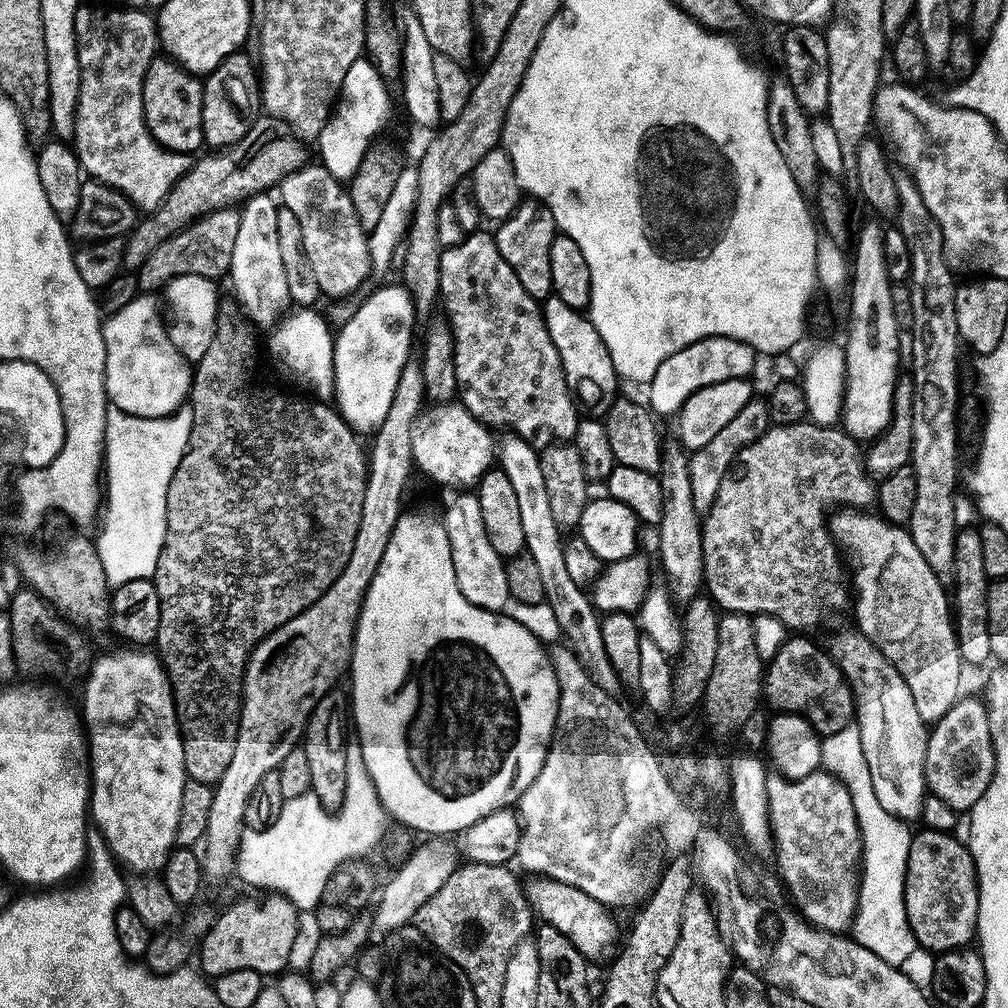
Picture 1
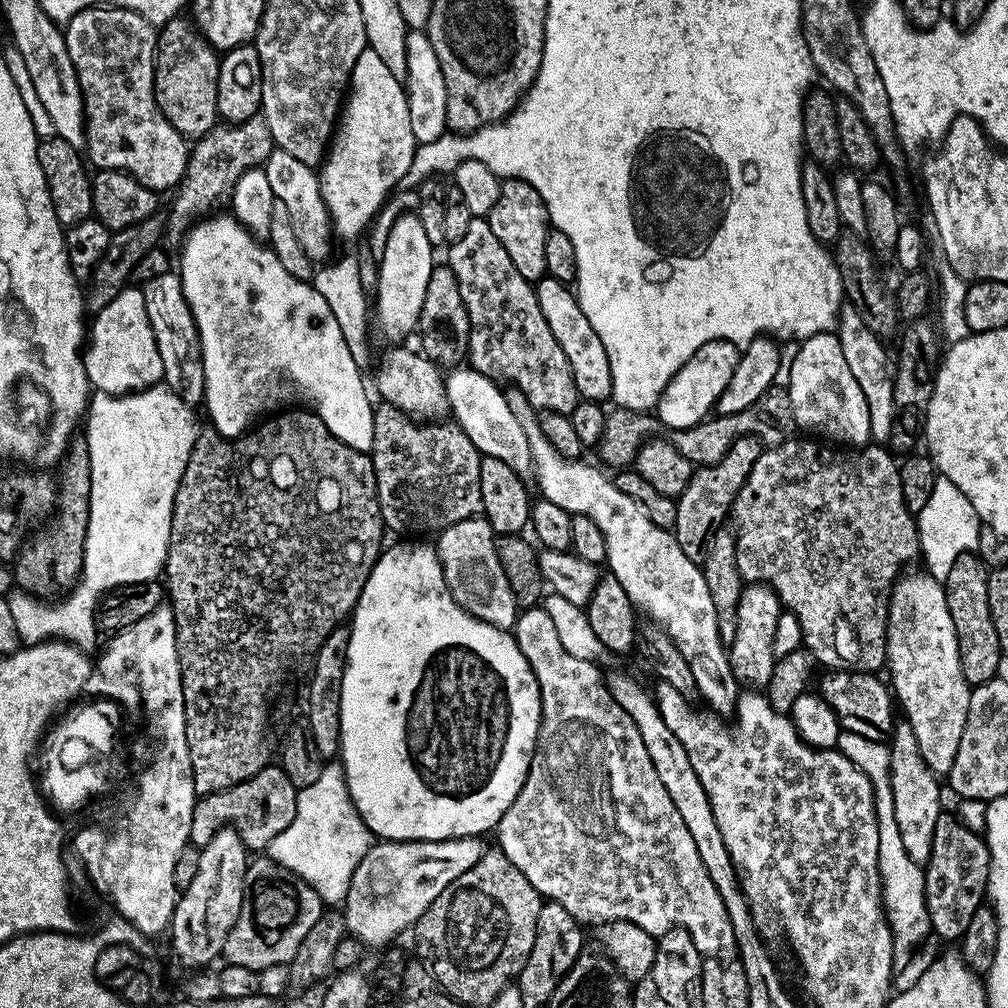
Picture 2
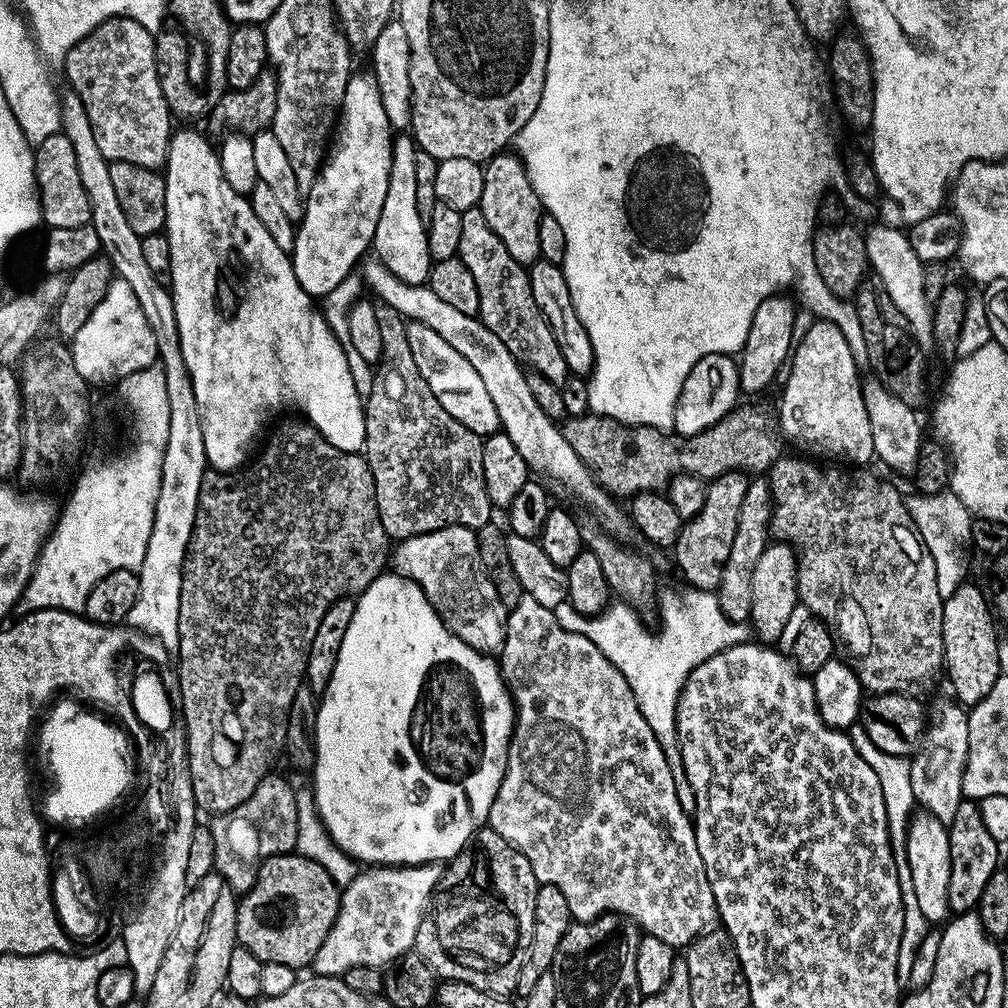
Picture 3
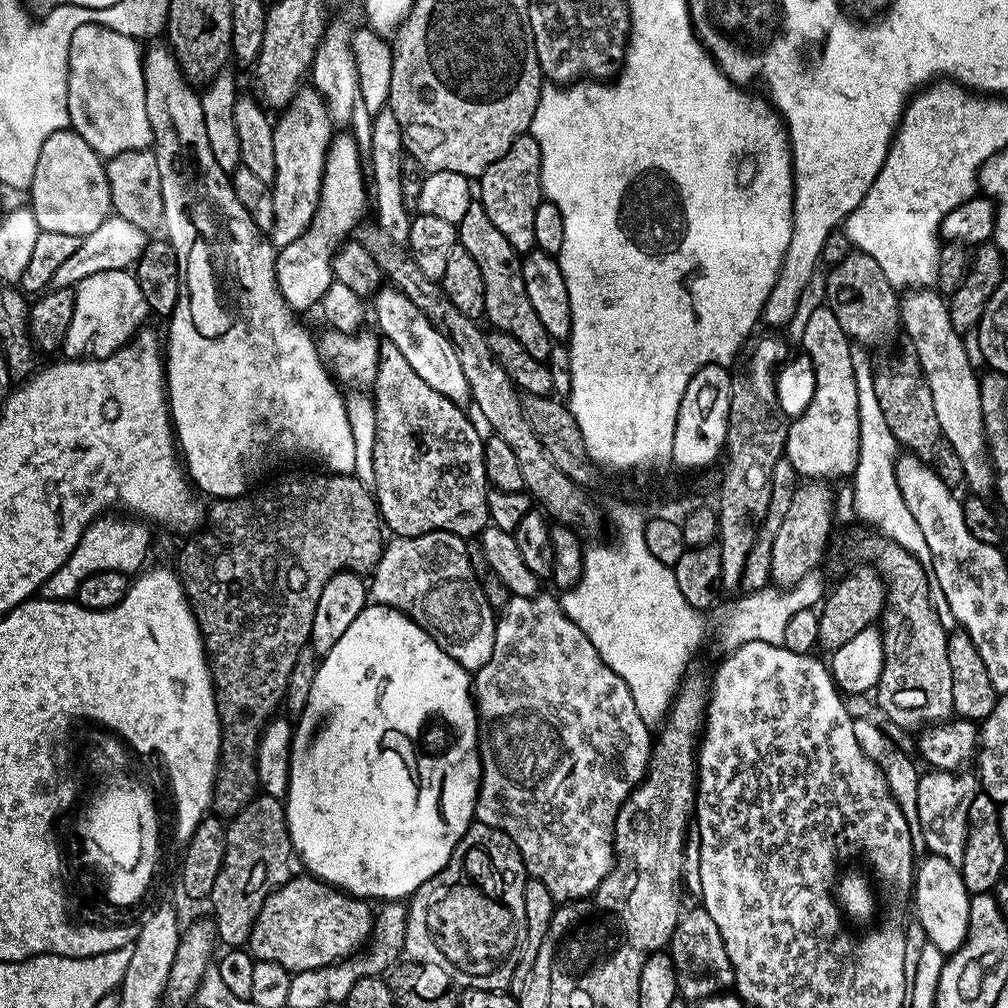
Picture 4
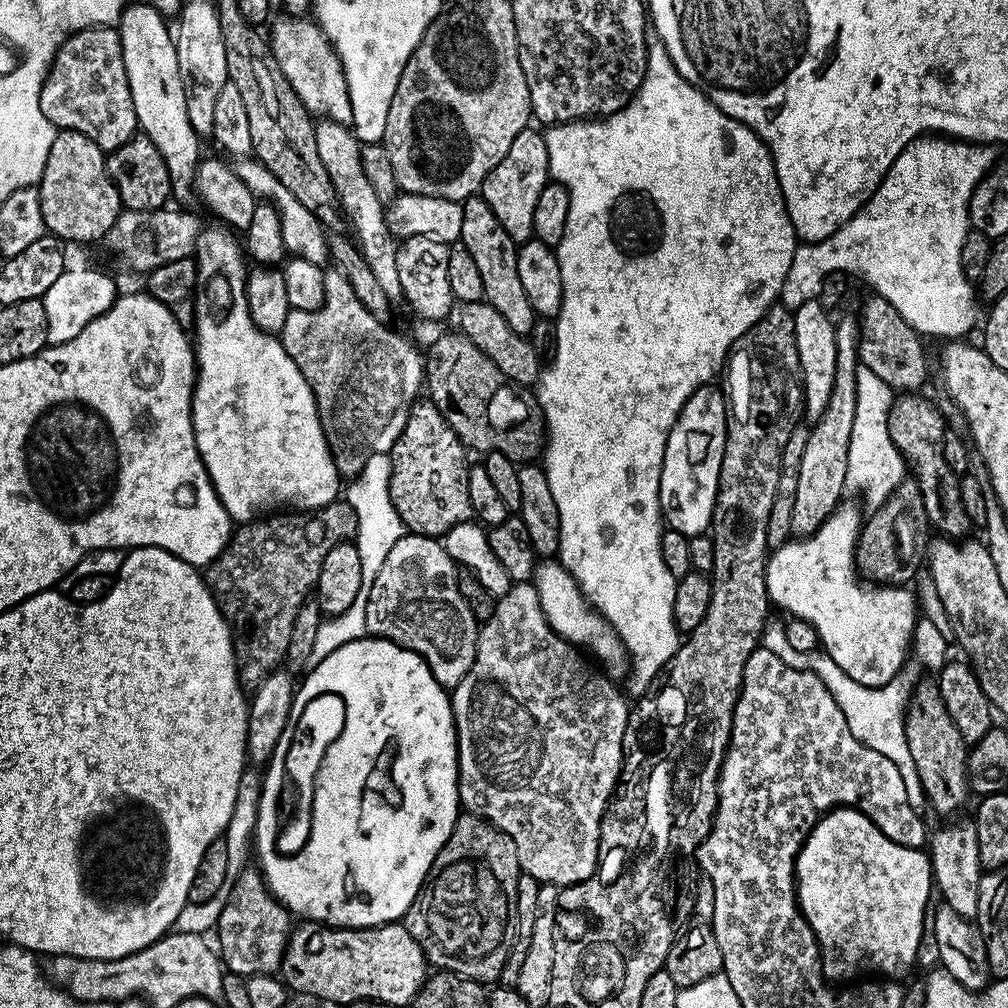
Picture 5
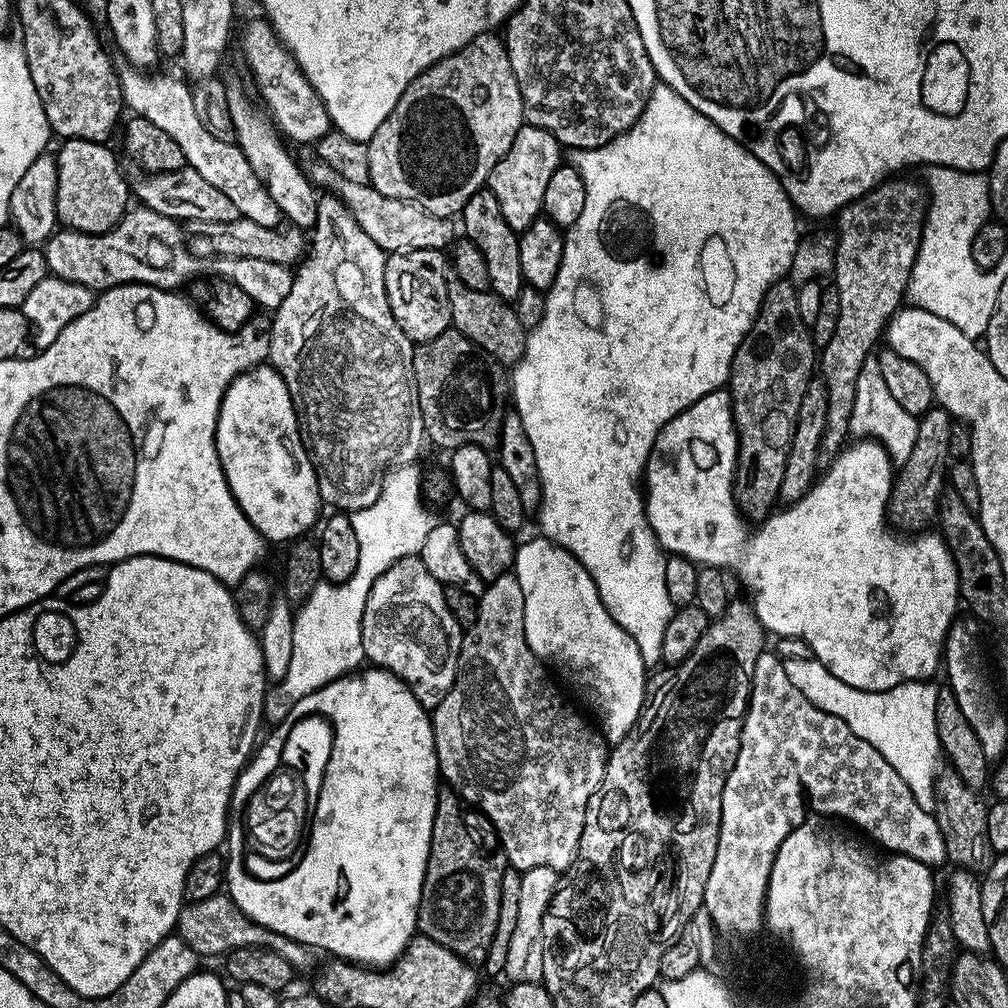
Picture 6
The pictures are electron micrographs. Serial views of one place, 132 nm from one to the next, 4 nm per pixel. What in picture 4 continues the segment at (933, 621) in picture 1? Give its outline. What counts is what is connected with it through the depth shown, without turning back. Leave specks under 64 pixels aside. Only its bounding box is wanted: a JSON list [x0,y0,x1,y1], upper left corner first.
[918,770,978,866]

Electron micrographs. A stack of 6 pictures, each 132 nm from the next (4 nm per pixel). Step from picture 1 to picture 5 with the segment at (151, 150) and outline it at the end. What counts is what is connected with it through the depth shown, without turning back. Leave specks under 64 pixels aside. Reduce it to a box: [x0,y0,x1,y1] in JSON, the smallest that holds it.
[40,27,137,154]

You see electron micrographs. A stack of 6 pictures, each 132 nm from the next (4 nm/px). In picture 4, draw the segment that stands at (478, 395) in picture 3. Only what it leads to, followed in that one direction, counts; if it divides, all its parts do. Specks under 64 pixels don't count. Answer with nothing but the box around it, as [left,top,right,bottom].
[372,286,471,407]

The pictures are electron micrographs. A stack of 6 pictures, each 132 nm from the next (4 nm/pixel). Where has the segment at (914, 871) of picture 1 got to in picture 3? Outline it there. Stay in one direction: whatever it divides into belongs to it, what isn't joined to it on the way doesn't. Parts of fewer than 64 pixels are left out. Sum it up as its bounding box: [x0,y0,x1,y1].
[948,799,1001,913]

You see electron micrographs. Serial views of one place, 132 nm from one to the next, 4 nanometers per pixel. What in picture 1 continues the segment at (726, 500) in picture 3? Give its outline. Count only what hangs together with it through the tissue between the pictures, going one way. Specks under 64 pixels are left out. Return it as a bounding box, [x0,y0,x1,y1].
[689,398,769,514]

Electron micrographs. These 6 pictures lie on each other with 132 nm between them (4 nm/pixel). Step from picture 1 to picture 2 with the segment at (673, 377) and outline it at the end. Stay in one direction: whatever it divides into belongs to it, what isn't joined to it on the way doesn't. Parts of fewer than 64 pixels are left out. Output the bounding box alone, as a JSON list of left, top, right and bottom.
[654,340,741,429]

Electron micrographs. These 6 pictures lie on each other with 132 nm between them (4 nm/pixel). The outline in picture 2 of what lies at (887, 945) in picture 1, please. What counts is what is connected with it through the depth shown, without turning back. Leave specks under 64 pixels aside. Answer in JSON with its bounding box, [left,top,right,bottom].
[836,731,932,970]

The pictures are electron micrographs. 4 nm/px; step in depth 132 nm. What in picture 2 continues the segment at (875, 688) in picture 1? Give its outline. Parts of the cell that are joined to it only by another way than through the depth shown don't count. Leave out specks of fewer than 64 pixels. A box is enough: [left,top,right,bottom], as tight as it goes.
[888,722,942,866]

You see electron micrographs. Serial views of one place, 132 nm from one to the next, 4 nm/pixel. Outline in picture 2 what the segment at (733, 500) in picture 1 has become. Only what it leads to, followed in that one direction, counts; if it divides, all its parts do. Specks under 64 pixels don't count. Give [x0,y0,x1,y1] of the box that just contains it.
[730,438,921,674]

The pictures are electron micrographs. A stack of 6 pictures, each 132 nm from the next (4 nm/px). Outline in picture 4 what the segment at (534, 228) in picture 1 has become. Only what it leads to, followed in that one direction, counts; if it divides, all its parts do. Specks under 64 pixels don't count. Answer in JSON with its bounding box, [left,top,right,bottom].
[478,134,542,254]

